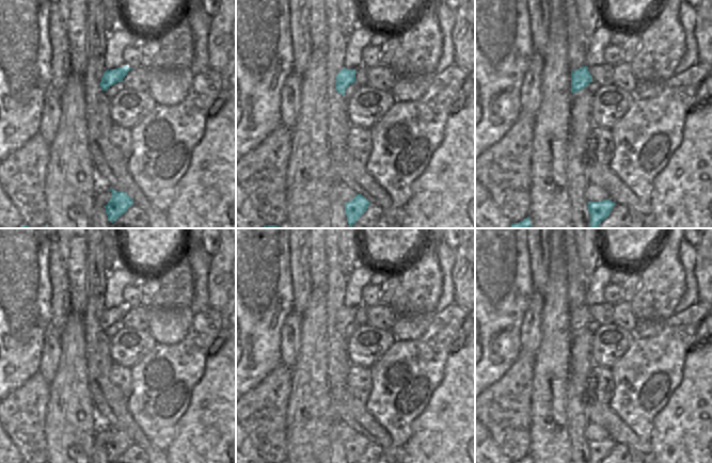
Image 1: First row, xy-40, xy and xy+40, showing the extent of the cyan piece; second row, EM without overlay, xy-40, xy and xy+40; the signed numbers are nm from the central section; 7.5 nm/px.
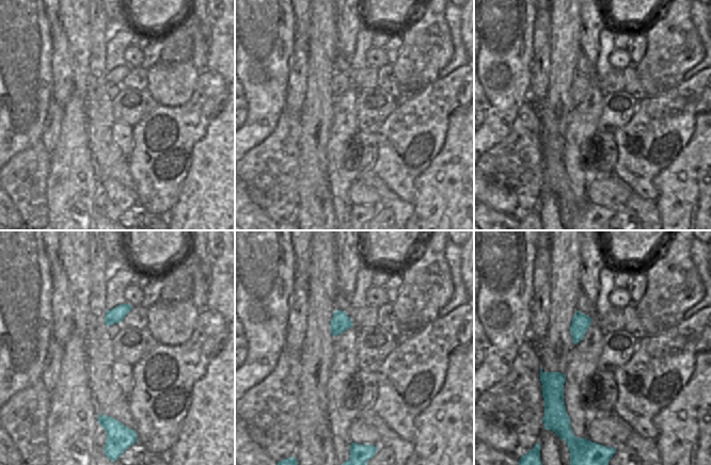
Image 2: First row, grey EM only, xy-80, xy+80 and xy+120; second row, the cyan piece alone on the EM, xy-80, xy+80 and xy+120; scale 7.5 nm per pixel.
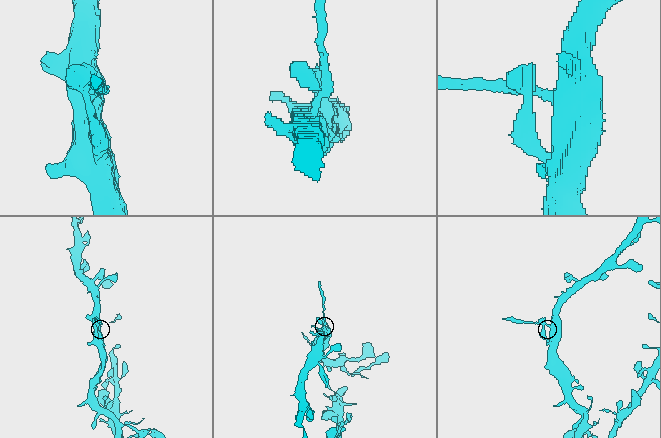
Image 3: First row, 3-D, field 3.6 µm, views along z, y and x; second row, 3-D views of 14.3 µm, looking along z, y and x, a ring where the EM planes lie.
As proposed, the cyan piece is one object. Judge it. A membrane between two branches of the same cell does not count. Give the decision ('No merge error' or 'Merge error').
Merge error

